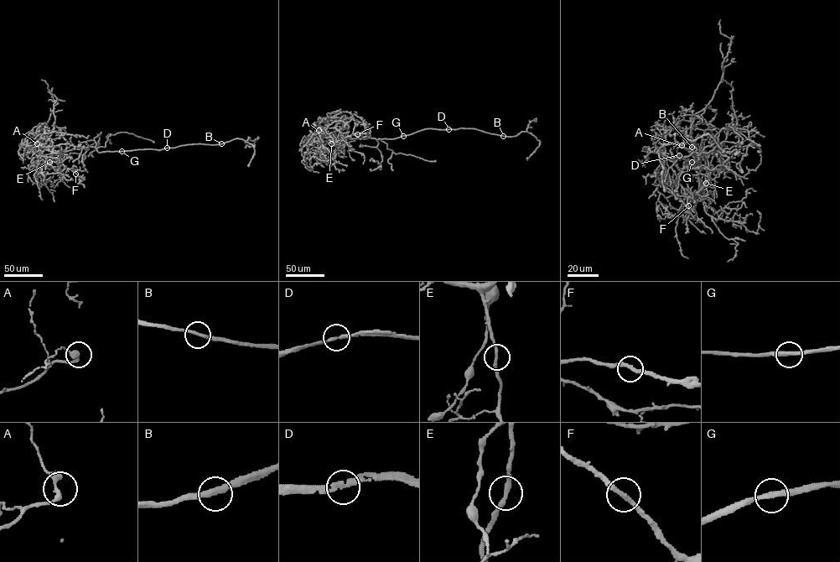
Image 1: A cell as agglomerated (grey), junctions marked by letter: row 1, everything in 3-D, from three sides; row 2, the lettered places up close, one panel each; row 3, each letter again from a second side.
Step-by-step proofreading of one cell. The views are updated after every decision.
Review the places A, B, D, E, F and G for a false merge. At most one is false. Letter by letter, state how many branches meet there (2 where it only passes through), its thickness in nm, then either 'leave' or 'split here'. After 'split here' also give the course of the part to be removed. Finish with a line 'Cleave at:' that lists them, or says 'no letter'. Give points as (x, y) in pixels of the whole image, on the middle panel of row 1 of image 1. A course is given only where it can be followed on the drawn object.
A: 2 branches meet; 280 nm thick; leave
B: 2 branches meet; 280 nm thick; leave
D: 2 branches meet; 280 nm thick; leave
E: 2 branches meet; 240 nm thick; leave
F: 2 branches meet; 280 nm thick; leave
G: 2 branches meet; 280 nm thick; leave
Cleave at: no letter

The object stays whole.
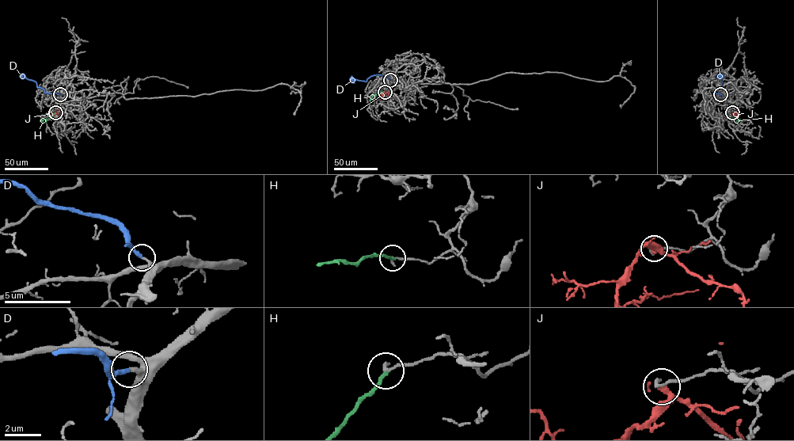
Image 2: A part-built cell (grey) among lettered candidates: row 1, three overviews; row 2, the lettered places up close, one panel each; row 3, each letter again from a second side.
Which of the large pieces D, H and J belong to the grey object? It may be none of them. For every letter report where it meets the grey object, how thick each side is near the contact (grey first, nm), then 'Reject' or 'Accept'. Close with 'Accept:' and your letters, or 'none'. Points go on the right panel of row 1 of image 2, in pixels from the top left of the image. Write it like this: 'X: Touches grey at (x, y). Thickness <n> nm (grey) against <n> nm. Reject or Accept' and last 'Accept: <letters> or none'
D: Touches grey at (720, 94). Thickness 240 nm (grey) against 260 nm. Accept
H: Touches grey at (732, 112). Thickness 200 nm (grey) against 200 nm. Reject
J: Touches grey at (732, 112). Thickness 220 nm (grey) against 280 nm. Reject
Accept: D

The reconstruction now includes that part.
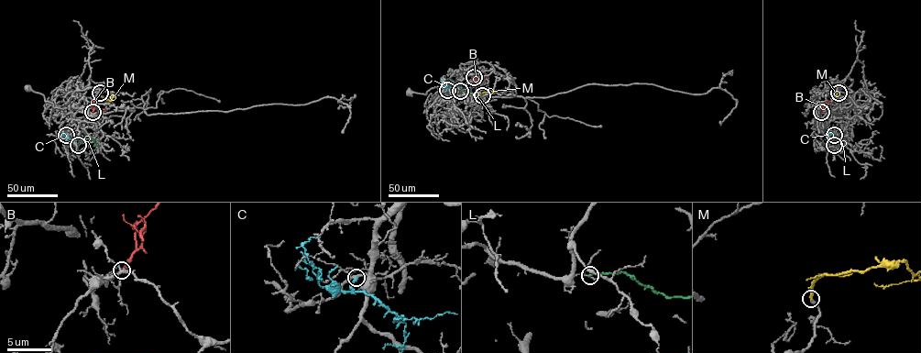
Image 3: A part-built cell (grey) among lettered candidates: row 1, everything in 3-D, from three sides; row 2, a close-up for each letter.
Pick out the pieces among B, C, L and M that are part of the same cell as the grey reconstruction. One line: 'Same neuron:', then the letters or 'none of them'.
Same neuron: B, M

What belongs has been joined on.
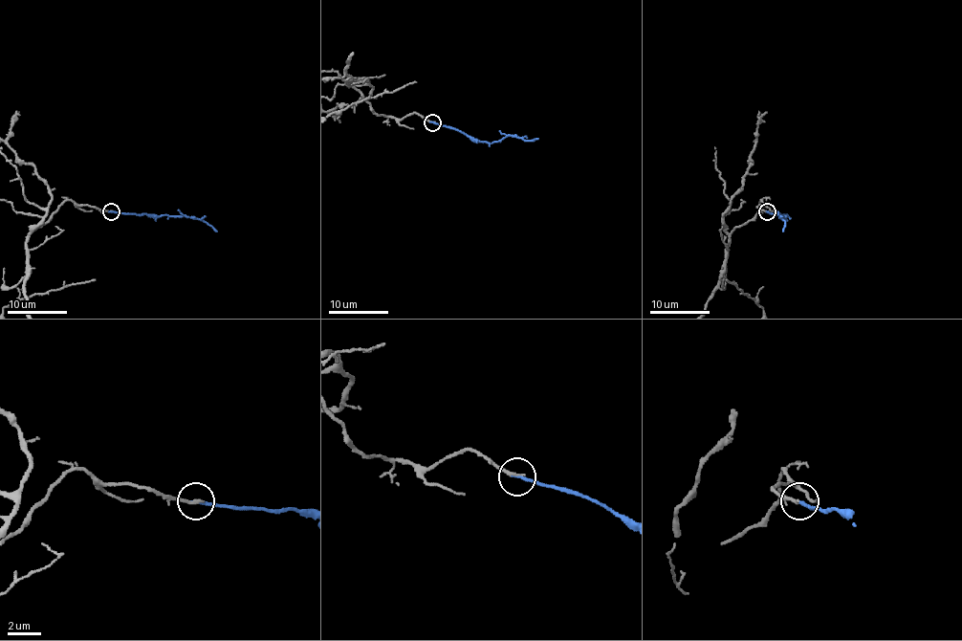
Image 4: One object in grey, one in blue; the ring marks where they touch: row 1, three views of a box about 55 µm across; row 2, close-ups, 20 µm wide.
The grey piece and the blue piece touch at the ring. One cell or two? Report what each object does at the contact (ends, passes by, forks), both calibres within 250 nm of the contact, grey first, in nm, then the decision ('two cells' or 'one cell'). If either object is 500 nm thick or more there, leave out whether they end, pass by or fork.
grey ends; blue ends; calibres 200 and 200 nm; one cell

